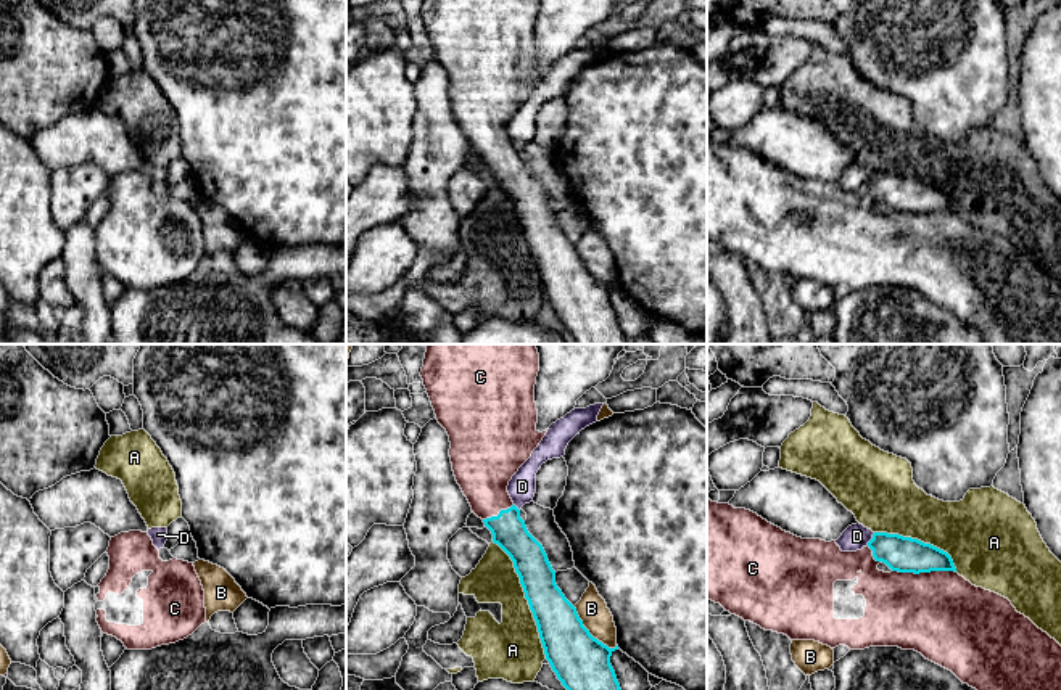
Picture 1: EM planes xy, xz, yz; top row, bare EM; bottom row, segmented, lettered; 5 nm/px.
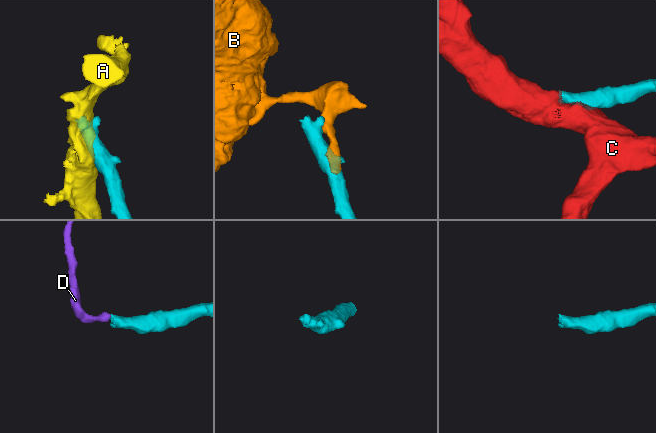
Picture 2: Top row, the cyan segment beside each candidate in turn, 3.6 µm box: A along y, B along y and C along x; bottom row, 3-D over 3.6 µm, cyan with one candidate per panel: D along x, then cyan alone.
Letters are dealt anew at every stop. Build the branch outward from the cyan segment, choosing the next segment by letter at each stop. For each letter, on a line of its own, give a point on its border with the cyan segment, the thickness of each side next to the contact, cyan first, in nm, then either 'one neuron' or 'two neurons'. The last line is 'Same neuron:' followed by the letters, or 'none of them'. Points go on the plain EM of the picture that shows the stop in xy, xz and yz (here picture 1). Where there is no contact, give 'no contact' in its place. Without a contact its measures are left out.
A: xz (527, 238) | 220/280 nm | two neurons
B: xz (590, 274) | 280/150 nm | two neurons
C: yz (924, 211) | 180/440 nm | one neuron
D: yz (871, 179) | 180/120 nm | two neurons
Same neuron: C

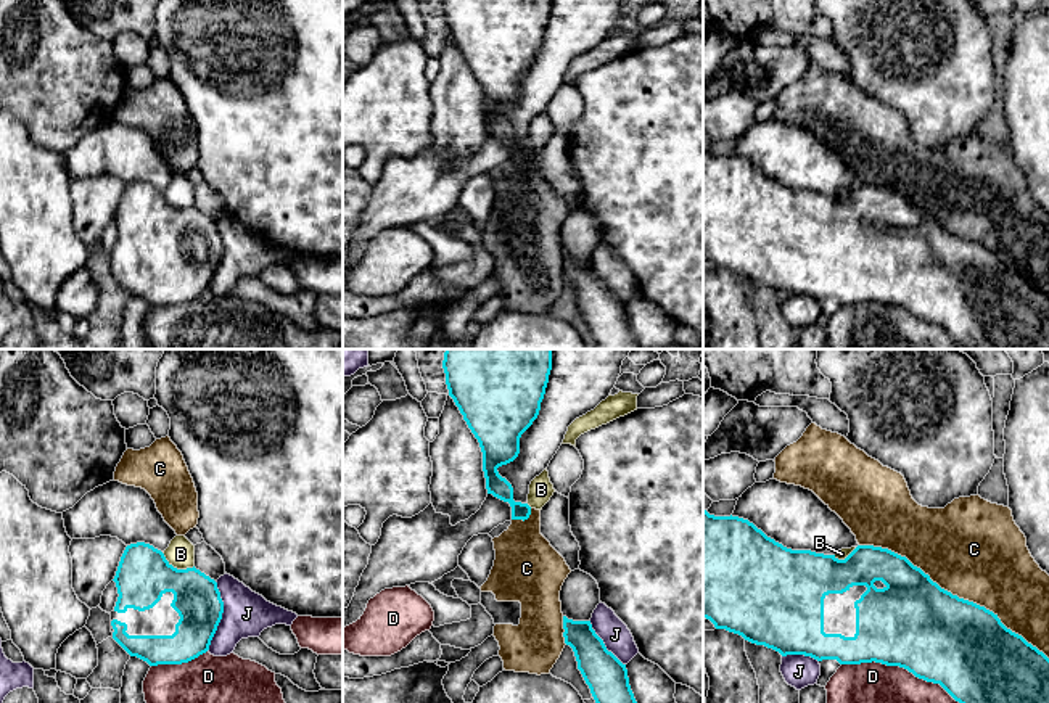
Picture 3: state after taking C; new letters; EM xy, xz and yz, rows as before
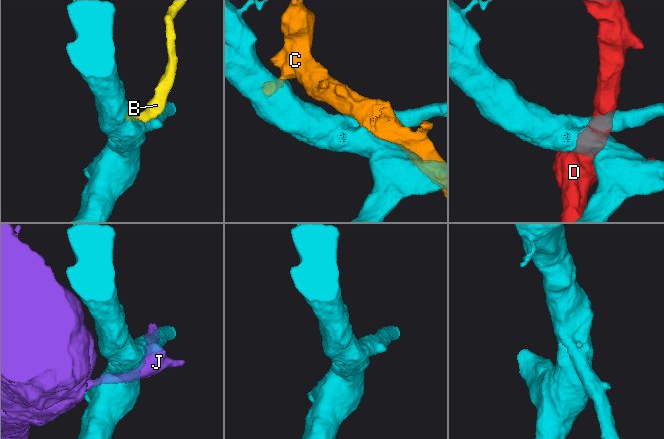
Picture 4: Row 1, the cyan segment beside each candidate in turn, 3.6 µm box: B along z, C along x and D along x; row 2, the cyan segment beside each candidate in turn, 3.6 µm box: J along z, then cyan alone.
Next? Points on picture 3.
B: xy (176, 208) | 280/140 nm | two neurons
C: yz (954, 235) | 460/480 nm | two neurons
D: yz (905, 308) | 460/440 nm | two neurons
J: xy (221, 256) | 240/220 nm | two neurons
Same neuron: none of them

